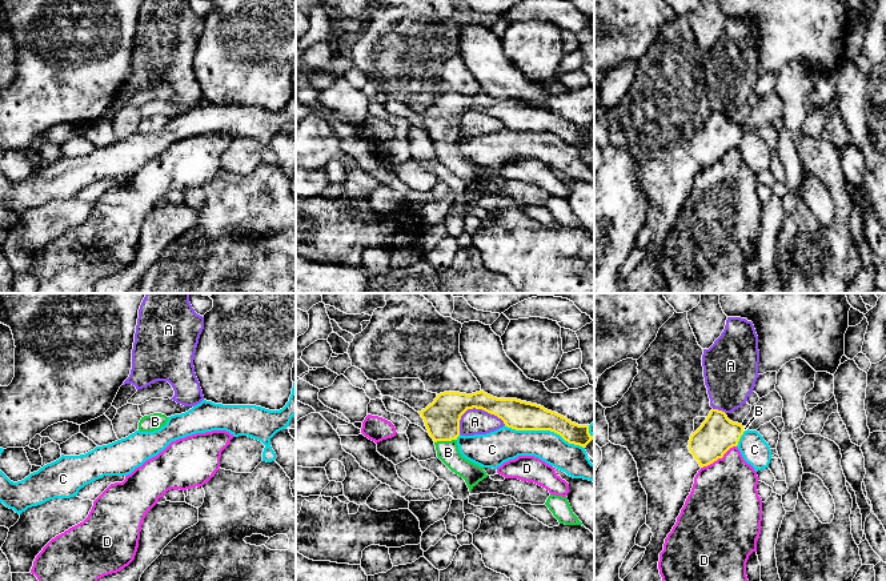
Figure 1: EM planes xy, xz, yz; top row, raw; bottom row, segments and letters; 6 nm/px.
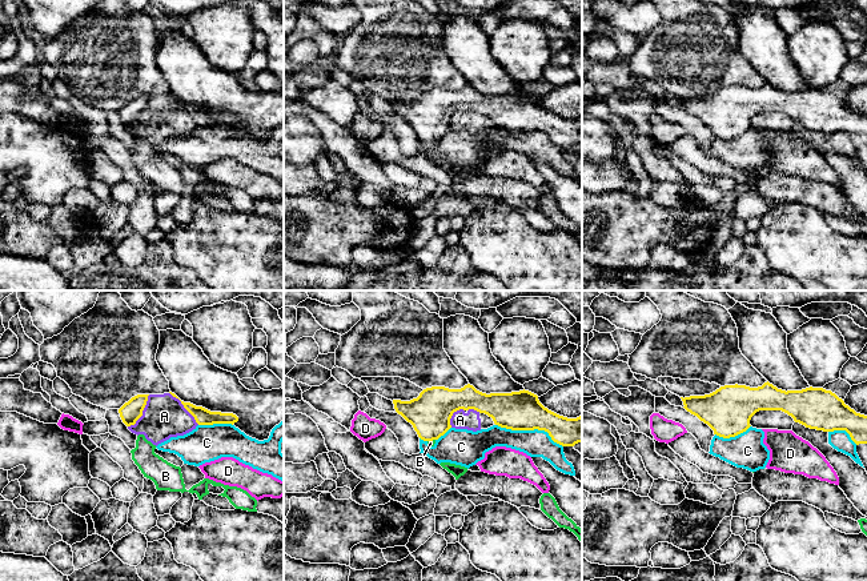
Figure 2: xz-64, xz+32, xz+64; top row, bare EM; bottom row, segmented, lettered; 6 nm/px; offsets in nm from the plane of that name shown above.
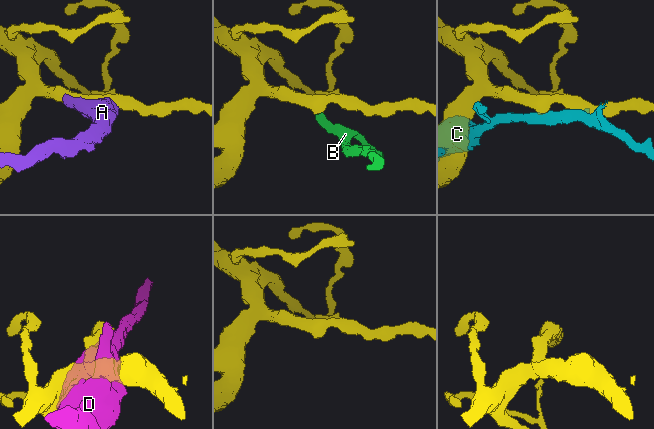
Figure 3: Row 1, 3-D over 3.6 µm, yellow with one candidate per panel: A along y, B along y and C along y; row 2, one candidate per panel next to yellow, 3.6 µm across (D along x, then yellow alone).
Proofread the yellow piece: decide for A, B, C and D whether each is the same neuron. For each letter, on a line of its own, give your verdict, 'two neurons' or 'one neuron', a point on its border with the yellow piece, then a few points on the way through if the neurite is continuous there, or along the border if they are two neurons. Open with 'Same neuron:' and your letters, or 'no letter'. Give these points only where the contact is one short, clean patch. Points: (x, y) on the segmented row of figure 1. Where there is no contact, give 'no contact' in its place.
Same neuron: B
A: two neurons | xz (474, 407)
B: one neuron | xz (445, 440) | across xz (441, 417), (445, 440), (448, 452)
C: two neurons | xz (545, 429)
D: two neurons | yz (718, 457)

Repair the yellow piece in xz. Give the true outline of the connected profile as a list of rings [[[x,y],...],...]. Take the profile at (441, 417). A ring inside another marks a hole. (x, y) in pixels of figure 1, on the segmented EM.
[[[484,390],[466,394],[444,392],[418,412],[424,418],[429,436],[433,438],[437,457],[456,474],[462,477],[469,492],[488,477],[482,466],[466,460],[458,450],[460,420],[468,409],[482,409],[497,416],[505,426],[516,430],[550,430],[569,444],[586,445],[594,440],[589,425],[578,425],[566,417],[548,410],[541,405],[517,398],[497,398]]]

